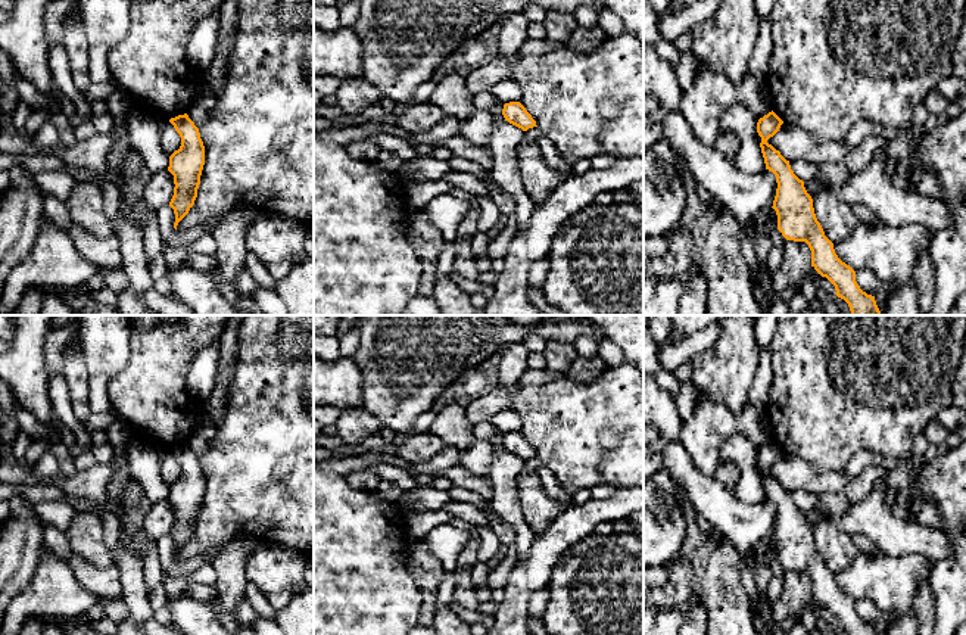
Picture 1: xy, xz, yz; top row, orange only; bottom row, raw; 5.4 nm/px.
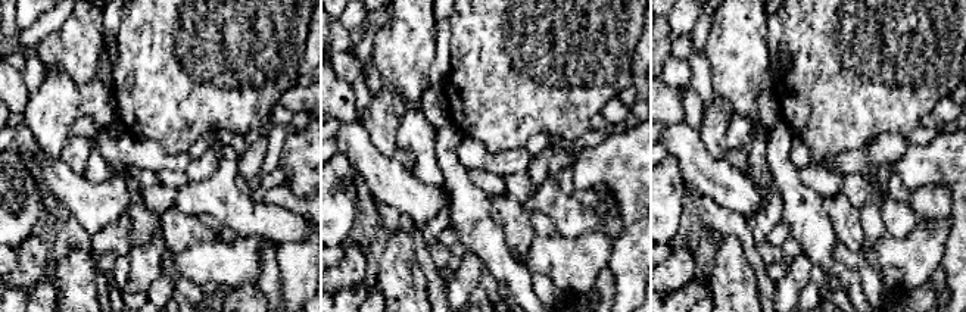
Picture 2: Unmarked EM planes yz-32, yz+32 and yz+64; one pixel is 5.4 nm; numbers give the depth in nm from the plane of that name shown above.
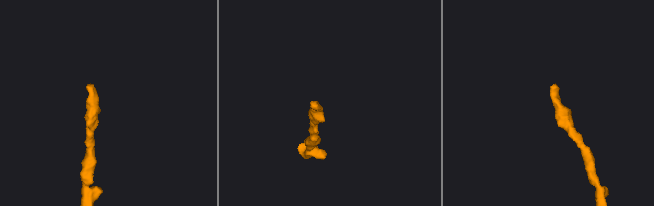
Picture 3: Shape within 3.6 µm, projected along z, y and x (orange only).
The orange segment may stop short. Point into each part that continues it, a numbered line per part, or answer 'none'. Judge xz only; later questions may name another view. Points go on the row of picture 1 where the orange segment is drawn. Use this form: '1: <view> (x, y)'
none

